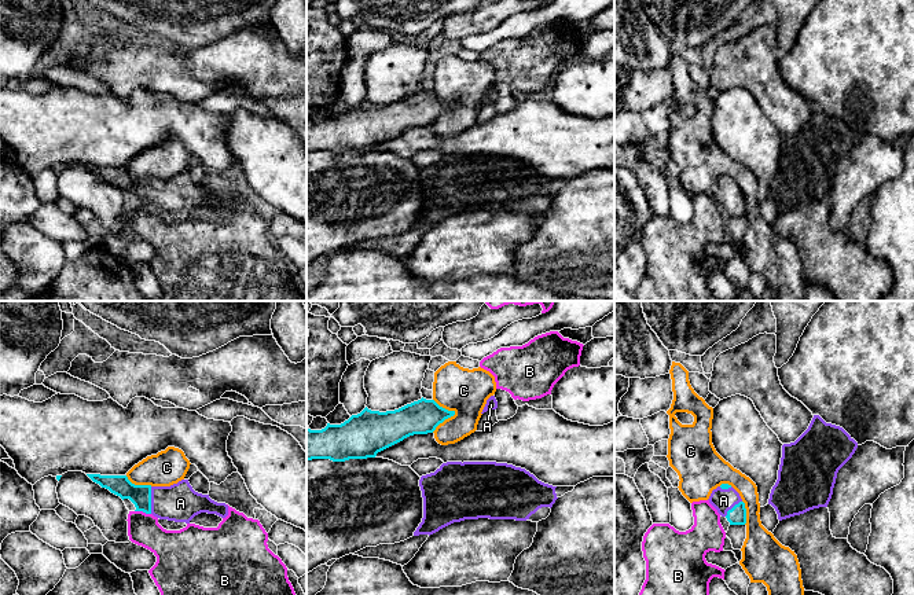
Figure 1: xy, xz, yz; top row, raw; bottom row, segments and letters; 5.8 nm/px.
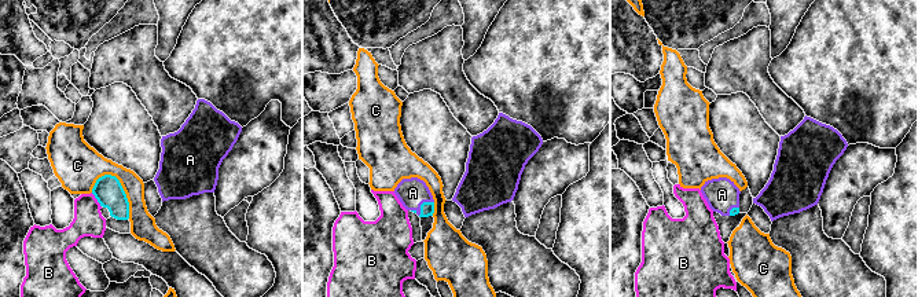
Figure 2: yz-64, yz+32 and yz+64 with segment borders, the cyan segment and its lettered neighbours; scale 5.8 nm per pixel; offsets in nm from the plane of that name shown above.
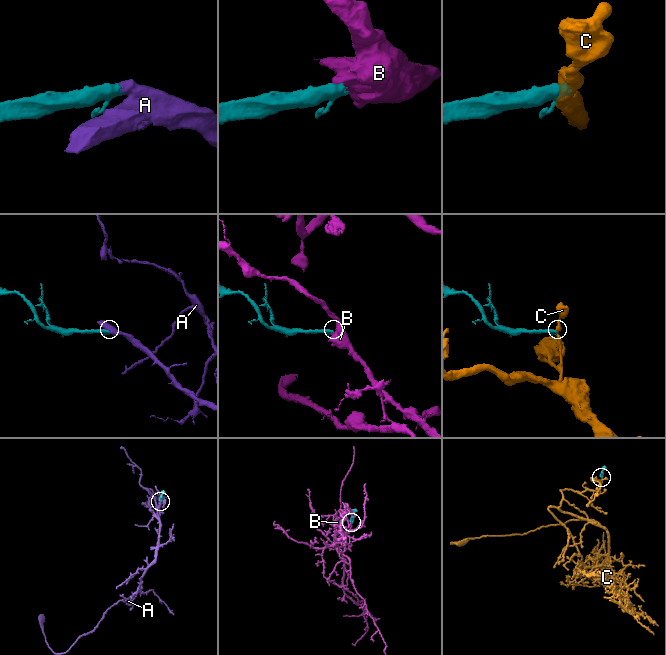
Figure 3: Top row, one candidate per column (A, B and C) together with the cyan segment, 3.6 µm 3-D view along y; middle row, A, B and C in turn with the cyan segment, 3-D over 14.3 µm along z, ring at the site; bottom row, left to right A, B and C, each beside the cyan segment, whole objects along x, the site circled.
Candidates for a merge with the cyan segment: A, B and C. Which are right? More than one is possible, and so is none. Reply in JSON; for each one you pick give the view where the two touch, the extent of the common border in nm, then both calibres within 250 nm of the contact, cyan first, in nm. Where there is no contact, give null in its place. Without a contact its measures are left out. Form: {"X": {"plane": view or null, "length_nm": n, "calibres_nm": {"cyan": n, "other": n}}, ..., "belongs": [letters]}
{"A": {"plane": "xy", "length_nm": 160, "calibres_nm": {"cyan": 130, "other": 220}}, "belongs": ["A"]}

